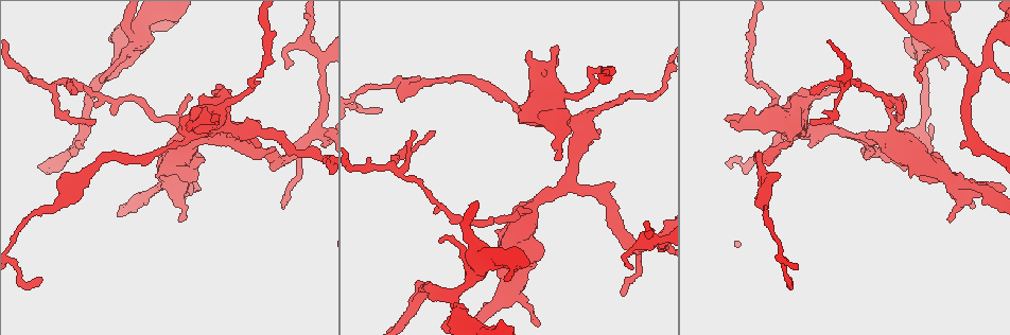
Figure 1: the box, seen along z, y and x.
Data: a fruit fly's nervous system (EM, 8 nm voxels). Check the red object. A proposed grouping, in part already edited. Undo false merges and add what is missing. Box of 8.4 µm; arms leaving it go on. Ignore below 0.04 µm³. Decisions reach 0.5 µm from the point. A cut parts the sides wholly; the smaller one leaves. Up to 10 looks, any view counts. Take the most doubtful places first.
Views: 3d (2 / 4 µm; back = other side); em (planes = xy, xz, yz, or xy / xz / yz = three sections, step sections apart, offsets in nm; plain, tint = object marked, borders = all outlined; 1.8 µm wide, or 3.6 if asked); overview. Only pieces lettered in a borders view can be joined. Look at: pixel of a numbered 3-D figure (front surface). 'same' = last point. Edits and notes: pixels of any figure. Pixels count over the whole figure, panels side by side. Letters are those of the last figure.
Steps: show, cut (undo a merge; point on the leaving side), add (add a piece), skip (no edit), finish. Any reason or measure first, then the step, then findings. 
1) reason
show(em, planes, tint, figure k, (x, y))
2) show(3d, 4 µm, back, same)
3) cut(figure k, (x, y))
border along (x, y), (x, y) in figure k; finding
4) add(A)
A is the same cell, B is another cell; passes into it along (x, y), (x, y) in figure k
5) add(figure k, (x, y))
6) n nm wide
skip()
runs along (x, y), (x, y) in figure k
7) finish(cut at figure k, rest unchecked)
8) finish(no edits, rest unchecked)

show(3d, 4 µm, figure 1, (583, 119))

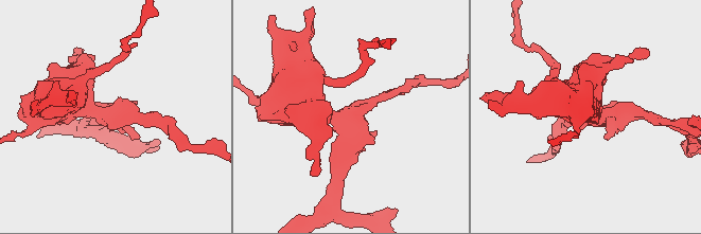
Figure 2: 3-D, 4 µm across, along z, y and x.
show(em, xz, step 4, tint, figure 2, (355, 119))

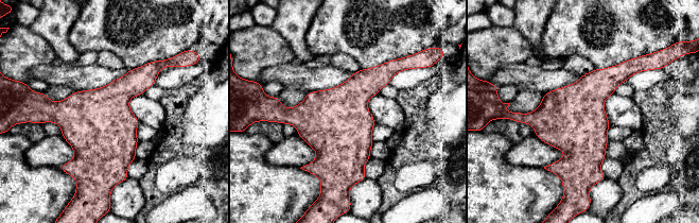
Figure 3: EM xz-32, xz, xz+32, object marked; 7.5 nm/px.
another direction
show(em, planes, borders, same)

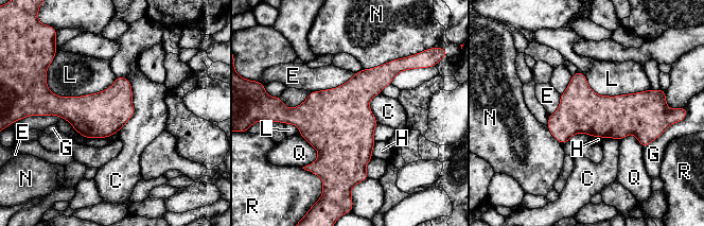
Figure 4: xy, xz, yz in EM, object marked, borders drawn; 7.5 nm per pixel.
L touches over 550 nm
skip()
C, E, G, H, L, N, Q and R are other cells; all the same cell

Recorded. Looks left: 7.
four or more arms meet
show(3d, 2 µm, figure 1, (924, 132))

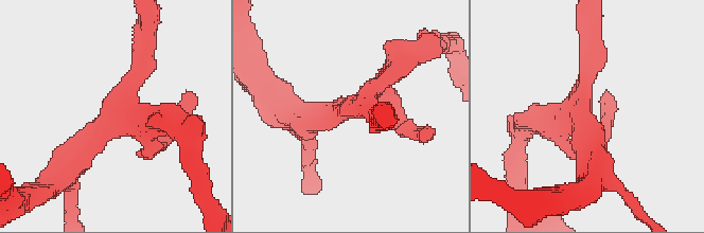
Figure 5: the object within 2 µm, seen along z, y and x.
show(em, planes, borders, figure 5, (352, 110))

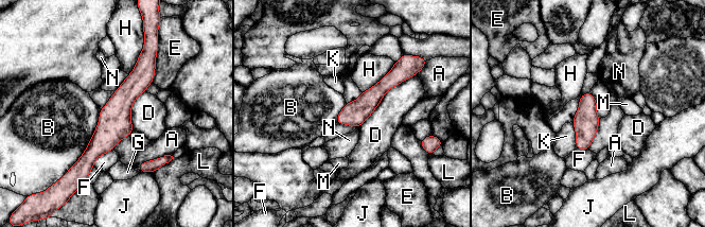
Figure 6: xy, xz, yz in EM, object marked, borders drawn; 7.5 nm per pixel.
190 nm wide
skip()
A, B, D, E, F, G, H, J, K, L, M and N are other cells; border along (600, 119), (597, 133), (588, 149) in figure 6; continuous, no second cell

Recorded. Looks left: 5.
an open end
show(3d, 4 µm, figure 1, (960, 146))

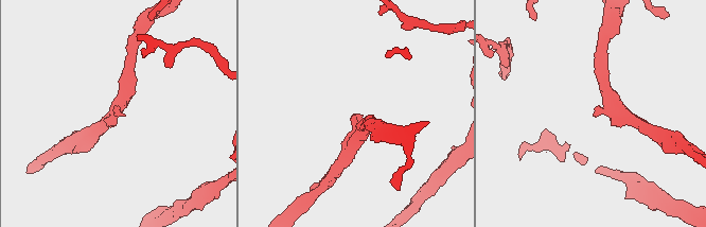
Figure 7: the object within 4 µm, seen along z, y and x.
arms of 200, 220 nm; shape alone is not enough
show(em, planes, borders, figure 7, (122, 116))

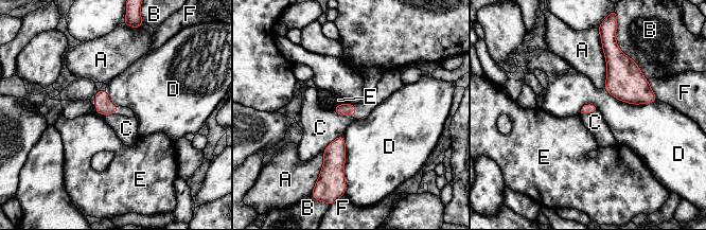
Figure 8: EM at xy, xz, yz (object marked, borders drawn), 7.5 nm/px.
skip()
A, B, C, D, E and F are other cells; border along (342, 133), (333, 139), (321, 152) in figure 8; none of them fits

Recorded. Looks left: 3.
an open end
show(3d, 4 µm, figure 1, (973, 208))

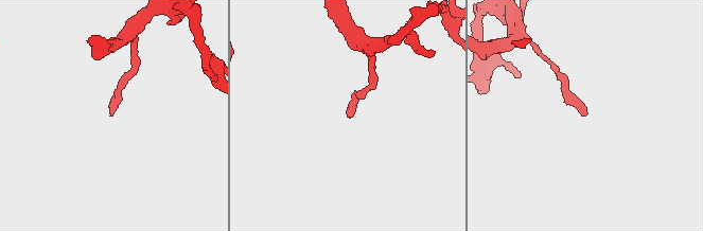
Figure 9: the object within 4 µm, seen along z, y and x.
now the EM
show(em, xz, step 8, tint, figure 9, (346, 113))

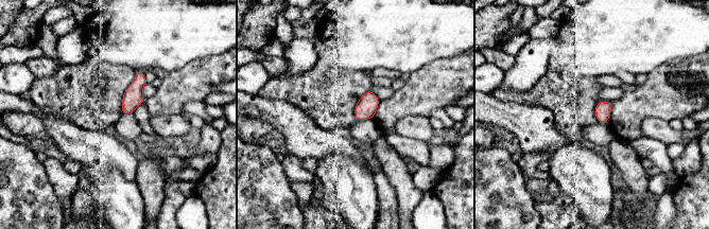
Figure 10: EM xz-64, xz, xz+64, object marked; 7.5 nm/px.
show(em, planes, borders, same)

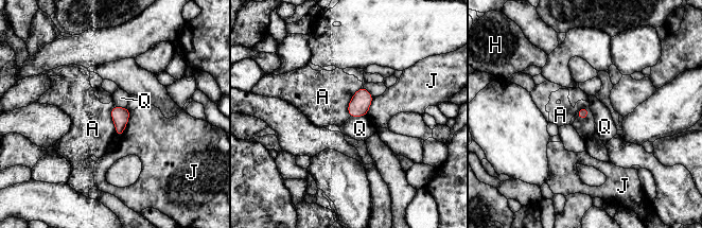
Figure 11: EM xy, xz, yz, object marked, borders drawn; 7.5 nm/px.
J touches over 220 nm
skip()
A, H, J and Q are other cells; no lettered piece goes on from it

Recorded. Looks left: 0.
finish(no edits, rest unchecked)

